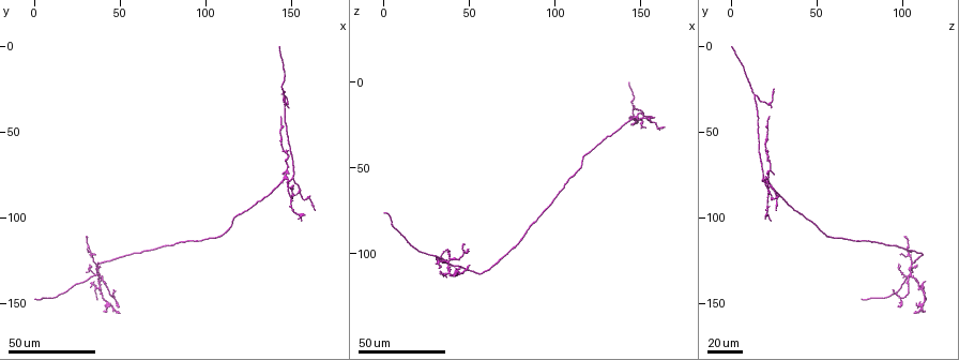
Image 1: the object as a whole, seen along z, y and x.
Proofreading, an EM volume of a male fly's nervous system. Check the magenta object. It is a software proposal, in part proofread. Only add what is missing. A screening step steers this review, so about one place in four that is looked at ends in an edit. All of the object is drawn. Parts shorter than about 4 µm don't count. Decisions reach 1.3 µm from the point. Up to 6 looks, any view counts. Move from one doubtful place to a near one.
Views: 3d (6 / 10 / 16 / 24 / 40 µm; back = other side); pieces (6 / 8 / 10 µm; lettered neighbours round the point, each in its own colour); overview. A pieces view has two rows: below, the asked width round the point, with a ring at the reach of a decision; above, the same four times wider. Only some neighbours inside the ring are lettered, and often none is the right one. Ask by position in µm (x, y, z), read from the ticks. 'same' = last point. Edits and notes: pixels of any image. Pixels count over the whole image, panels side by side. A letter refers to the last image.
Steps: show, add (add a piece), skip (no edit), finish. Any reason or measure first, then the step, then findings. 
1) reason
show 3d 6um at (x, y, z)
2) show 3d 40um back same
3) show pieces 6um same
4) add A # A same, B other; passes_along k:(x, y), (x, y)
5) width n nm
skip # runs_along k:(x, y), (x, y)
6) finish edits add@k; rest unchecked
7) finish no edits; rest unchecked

free end
show 3d 40um at (45, 155, 110)

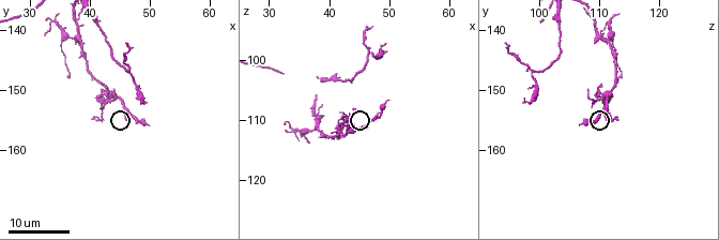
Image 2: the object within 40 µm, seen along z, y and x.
show pieces 6um at (46.0, 155.0, 111.0)

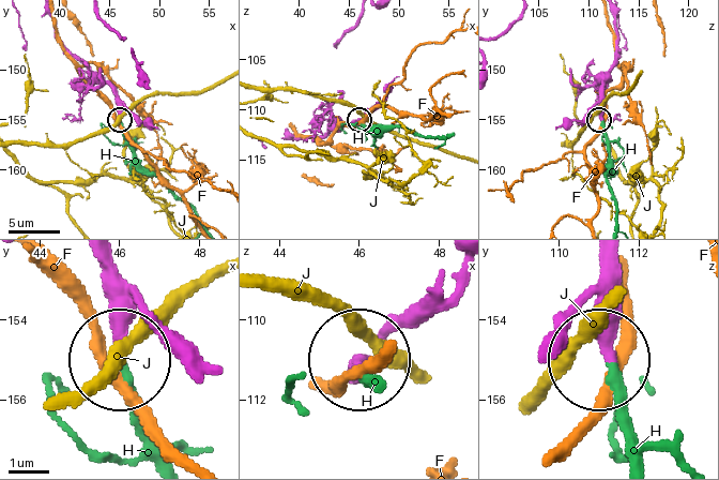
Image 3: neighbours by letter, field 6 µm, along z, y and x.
width 290 nm
add H # F other, H same, J other; passes_along 3:(618, 263), (608, 375), (628, 458); it goes on there

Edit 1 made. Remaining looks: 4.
show overview

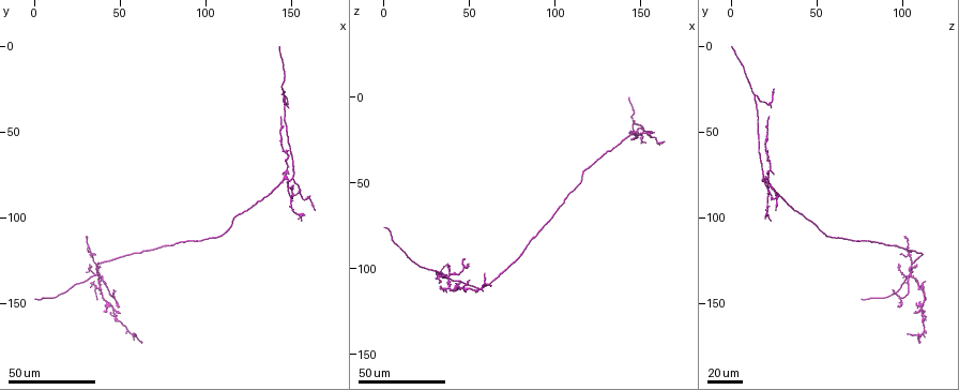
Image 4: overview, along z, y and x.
end of a long branch
show 3d 24um at (0, 149, 76)

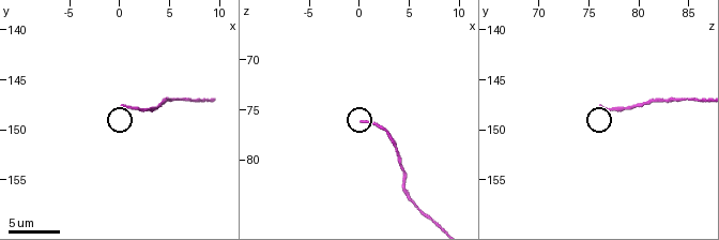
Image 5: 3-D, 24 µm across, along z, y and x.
show pieces 6um at (0.4, 147.6, 76.4)

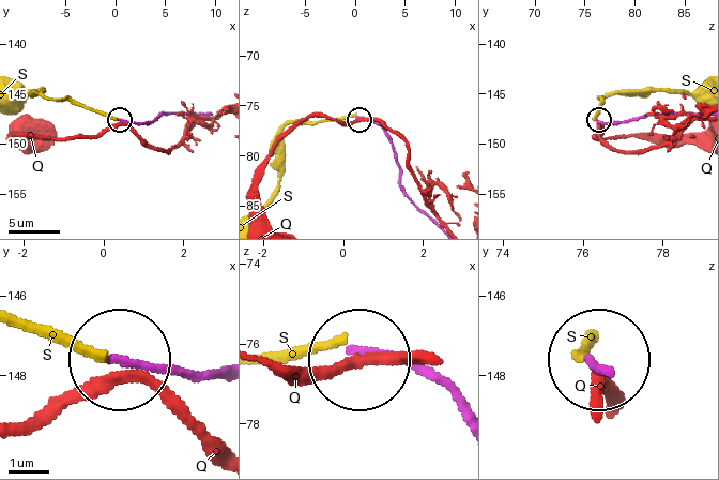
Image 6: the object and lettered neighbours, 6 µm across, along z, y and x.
skip # Q other, S other; runs_along 6:(434, 222), (406, 192), (388, 135), (361, 117); no lettered piece goes on from it

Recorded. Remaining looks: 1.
finish edits add@3; rest unchecked

